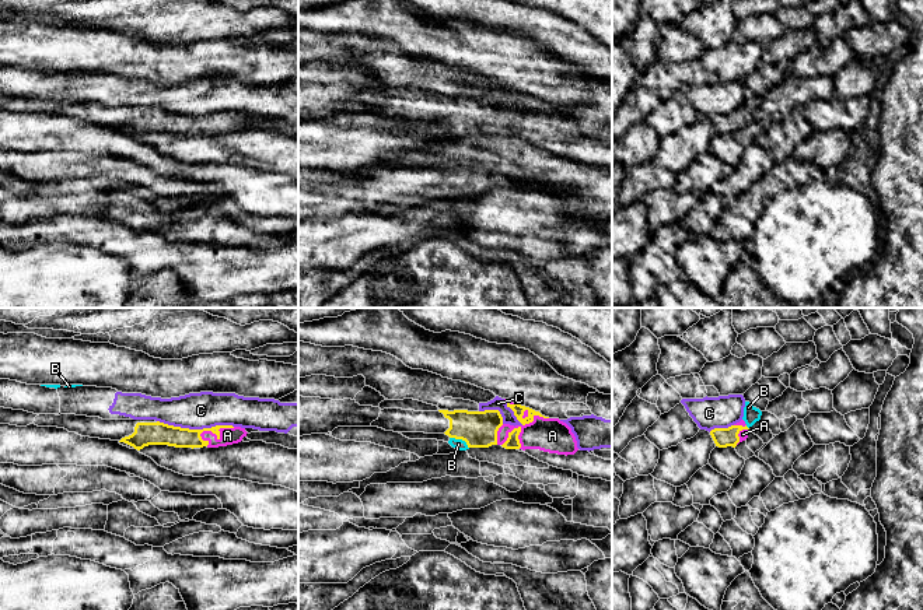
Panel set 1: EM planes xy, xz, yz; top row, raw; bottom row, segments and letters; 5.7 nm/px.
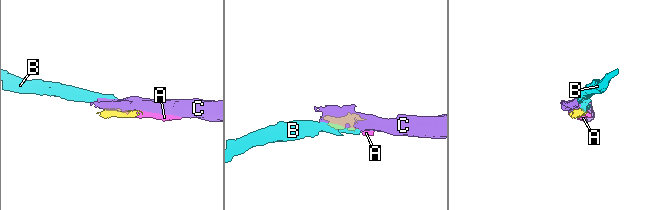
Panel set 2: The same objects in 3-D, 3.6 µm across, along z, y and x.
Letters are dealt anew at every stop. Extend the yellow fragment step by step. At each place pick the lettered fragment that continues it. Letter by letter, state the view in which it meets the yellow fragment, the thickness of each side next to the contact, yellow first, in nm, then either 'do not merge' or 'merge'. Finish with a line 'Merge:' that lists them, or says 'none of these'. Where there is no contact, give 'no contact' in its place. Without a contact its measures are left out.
A: meets yellow in xz; 80 nm thick on the yellow side, 200 nm on the other; merge
B: meets yellow in xz; 200 nm thick on the yellow side, 60 nm on the other; do not merge
C: meets yellow in xy; 130 nm thick on the yellow side, 200 nm on the other; do not merge
Merge: A

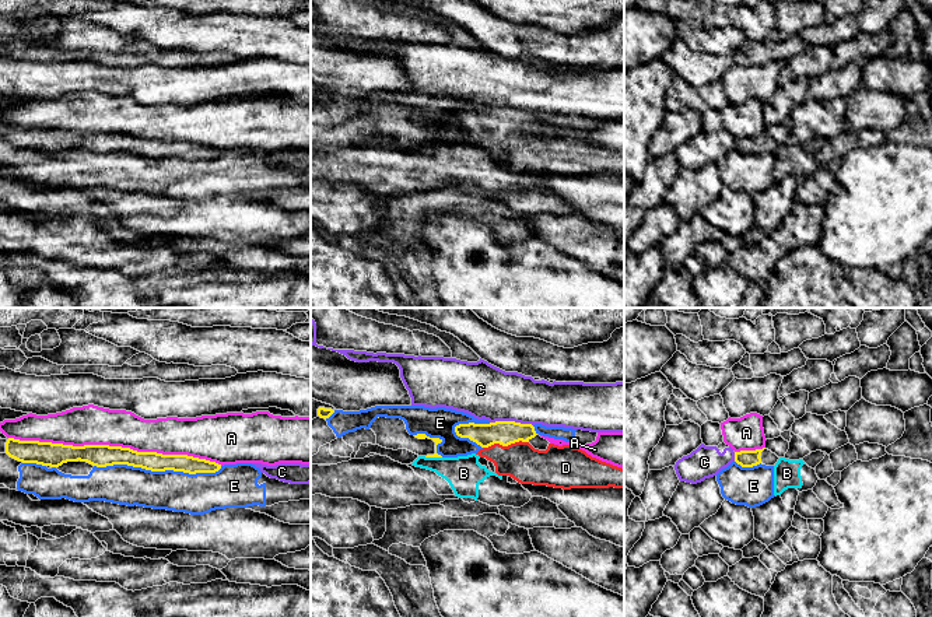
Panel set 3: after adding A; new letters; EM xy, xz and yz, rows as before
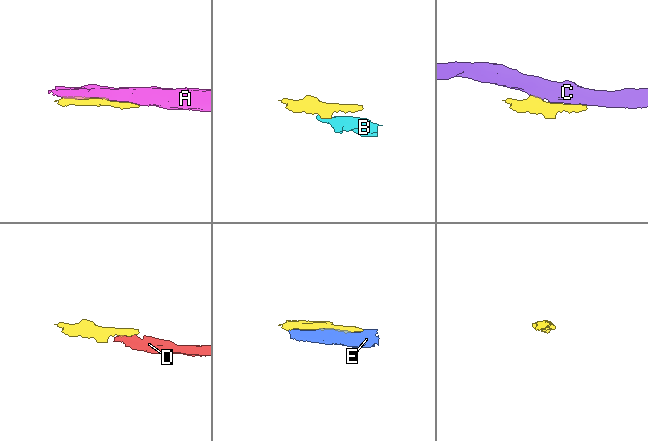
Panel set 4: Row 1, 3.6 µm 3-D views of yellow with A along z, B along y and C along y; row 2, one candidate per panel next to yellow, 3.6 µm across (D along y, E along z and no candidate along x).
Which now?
A: meets yellow in xy; 130 nm thick on the yellow side, 220 nm on the other; do not merge
B: meets yellow in xz; 40 nm thick on the yellow side, 200 nm on the other; do not merge
C: meets yellow in xz; 140 nm thick on the yellow side, 320 nm on the other; do not merge
D: meets yellow in xz; 140 nm thick on the yellow side, 220 nm on the other; merge
E: meets yellow in xy; 110 nm thick on the yellow side, 240 nm on the other; do not merge
Merge: D

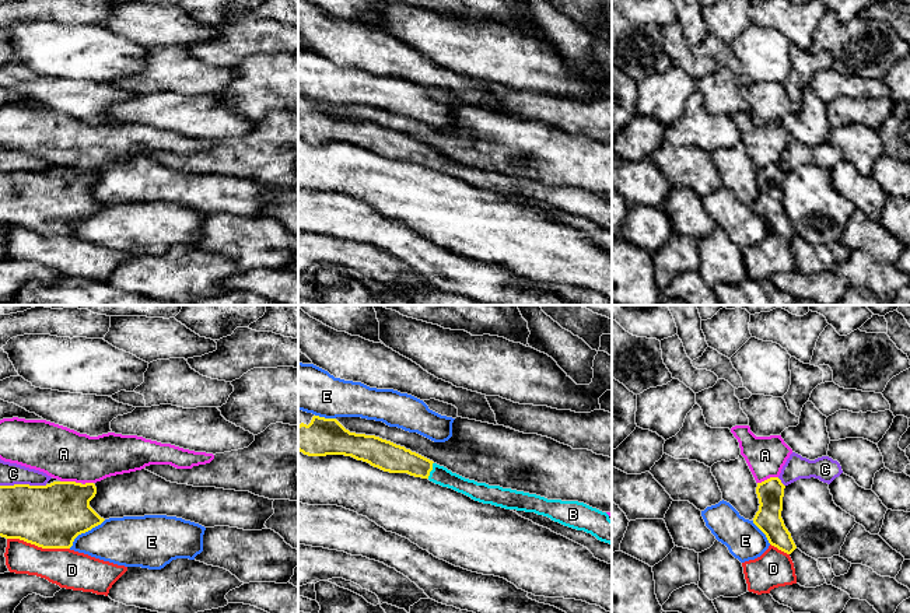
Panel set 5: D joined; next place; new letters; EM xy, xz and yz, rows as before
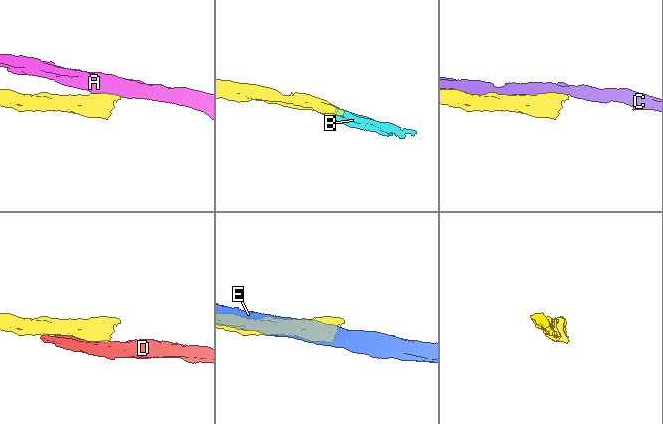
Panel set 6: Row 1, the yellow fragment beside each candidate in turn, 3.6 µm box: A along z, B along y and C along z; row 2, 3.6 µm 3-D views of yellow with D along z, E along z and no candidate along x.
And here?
A: meets yellow in xy; 360 nm thick on the yellow side, 300 nm on the other; do not merge
B: meets yellow in xz; 170 nm thick on the yellow side, 110 nm on the other; merge
C: meets yellow in xy; 360 nm thick on the yellow side, 130 nm on the other; do not merge
D: meets yellow in xy; 360 nm thick on the yellow side, 220 nm on the other; do not merge
E: meets yellow in xy; 360 nm thick on the yellow side, 280 nm on the other; do not merge
Merge: B

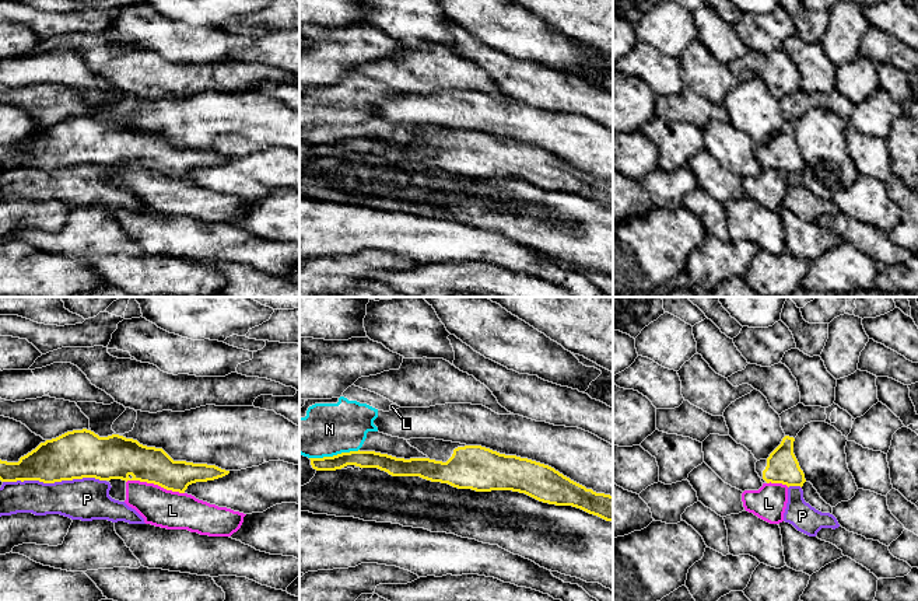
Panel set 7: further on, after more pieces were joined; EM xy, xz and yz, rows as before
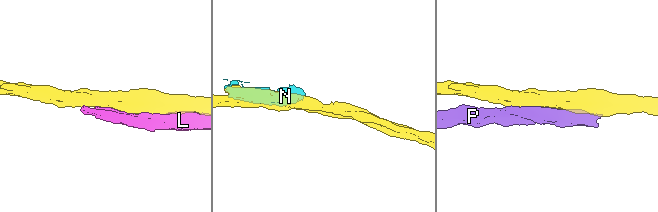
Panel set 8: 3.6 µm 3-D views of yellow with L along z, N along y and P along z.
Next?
L: meets yellow in xy; 220 nm thick on the yellow side, 220 nm on the other; do not merge
N: meets yellow in xz; 100 nm thick on the yellow side, 300 nm on the other; do not merge
P: meets yellow in xy; 280 nm thick on the yellow side, 240 nm on the other; do not merge
Merge: none of these

